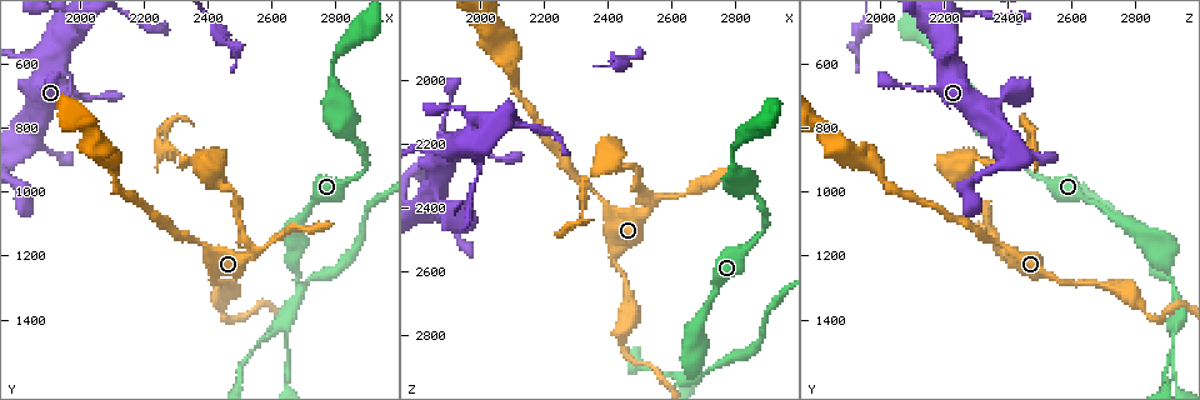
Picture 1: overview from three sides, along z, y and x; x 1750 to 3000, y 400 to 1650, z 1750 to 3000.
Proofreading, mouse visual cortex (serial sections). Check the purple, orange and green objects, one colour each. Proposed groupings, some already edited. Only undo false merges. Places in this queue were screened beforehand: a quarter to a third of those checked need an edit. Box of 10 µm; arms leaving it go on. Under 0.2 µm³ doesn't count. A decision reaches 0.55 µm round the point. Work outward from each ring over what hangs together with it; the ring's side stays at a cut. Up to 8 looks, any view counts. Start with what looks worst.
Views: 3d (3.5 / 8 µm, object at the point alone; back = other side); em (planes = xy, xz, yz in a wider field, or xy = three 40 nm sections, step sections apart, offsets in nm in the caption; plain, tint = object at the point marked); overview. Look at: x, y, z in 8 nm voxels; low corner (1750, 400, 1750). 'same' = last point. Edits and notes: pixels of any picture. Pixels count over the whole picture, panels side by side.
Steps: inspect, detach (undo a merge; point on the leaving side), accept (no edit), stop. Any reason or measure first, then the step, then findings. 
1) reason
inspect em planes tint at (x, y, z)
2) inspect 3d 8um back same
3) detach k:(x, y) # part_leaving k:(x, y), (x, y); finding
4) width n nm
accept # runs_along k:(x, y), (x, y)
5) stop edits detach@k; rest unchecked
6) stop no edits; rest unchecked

inspect 3d 3.5um at (2690, 1290, 2920)

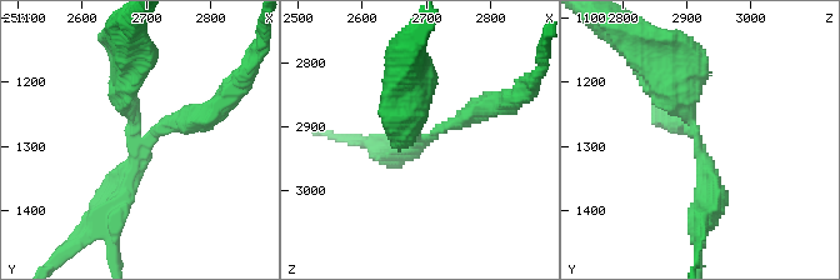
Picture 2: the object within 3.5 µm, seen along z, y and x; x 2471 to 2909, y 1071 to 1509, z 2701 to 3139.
arms 3; arm_widths 250, 250, 400 nm
inspect em planes plain at (2695, 1285, 2920)

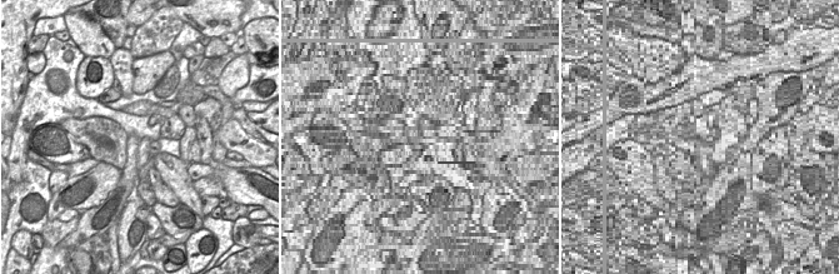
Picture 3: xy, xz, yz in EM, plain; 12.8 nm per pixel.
where the object lies
inspect em planes tint same

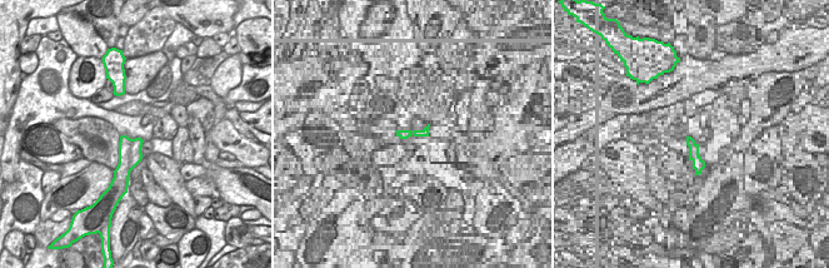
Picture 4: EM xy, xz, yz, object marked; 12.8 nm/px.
detach 2:(673, 123) # part_leaving 2:(704, 163), (714, 201), (698, 248); a second cell is stuck on

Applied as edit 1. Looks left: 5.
inspect overview

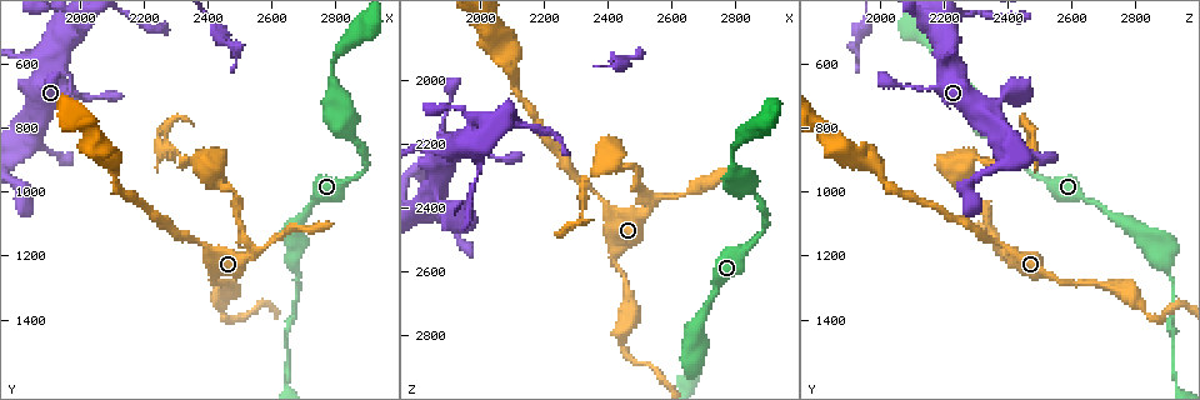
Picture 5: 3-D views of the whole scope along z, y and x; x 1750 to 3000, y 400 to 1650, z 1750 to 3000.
sharp bend
inspect 3d 8um at (2450, 1390, 2850)

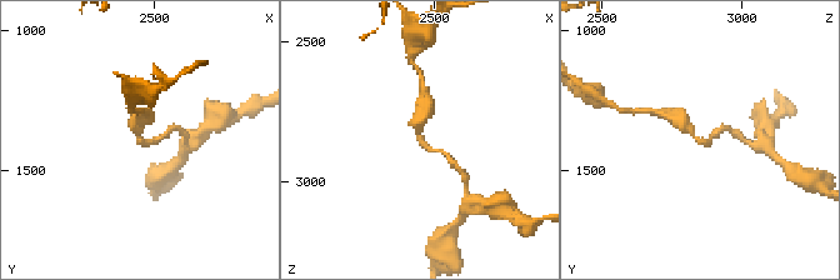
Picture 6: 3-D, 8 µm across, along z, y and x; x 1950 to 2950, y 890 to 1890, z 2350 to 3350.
need the tissue
inspect em xy step 3 tint same

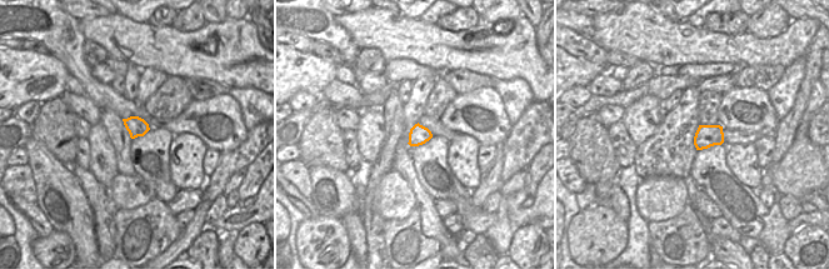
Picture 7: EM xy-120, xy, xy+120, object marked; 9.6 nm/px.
width 180 nm
accept # runs_along 6:(423, 119), (418, 136), (451, 160); one cell here

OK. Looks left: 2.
three-way junction
inspect 3d 8um back at (1850, 600, 2200)

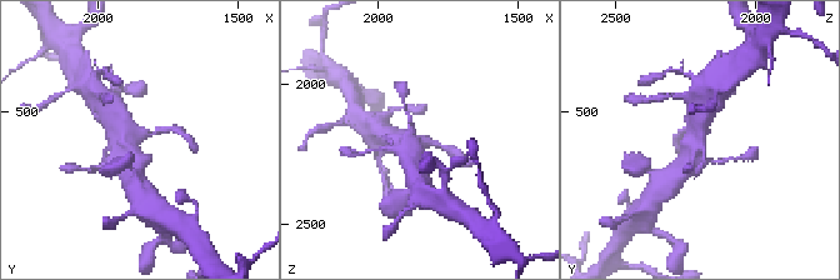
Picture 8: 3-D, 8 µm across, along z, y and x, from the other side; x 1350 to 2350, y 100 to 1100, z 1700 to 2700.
arms 3; arm_widths 150, 500, 600 nm
inspect em xy step 5 tint same

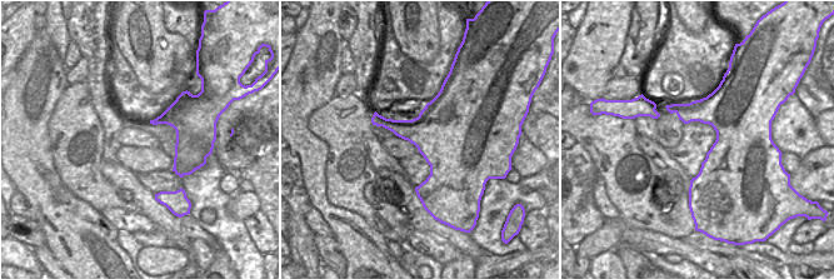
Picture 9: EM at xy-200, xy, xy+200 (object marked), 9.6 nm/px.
accept # all the same cell

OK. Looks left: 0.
stop edits detach@2; rest unchecked

